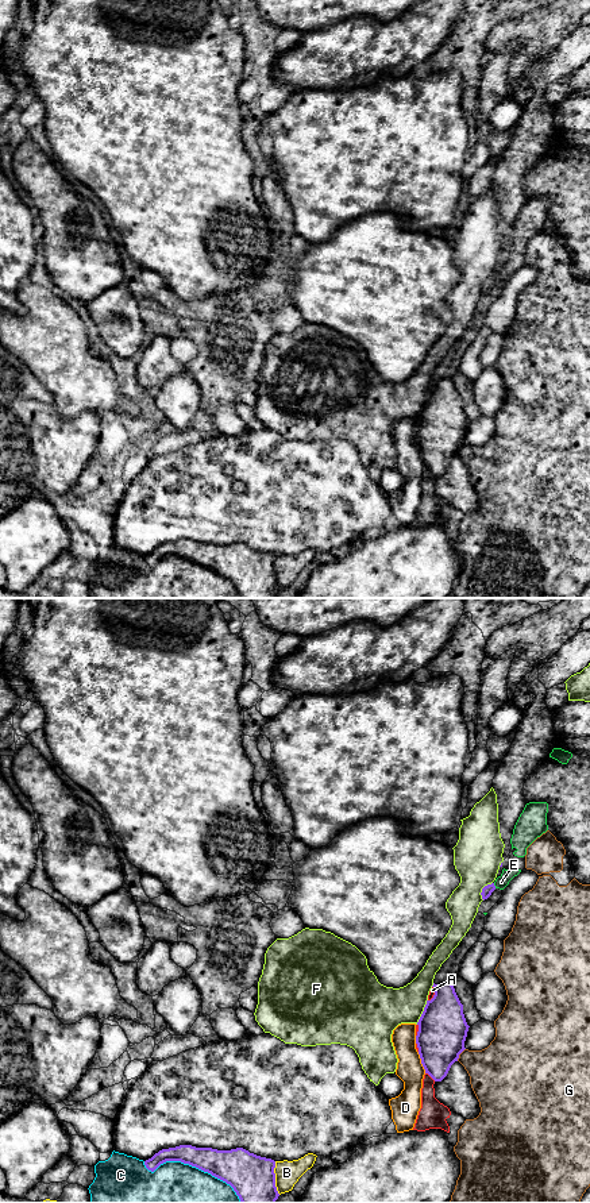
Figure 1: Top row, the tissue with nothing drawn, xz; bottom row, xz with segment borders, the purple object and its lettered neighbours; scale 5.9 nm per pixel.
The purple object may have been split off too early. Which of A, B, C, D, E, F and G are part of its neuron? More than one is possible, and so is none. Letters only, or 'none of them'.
none of them

